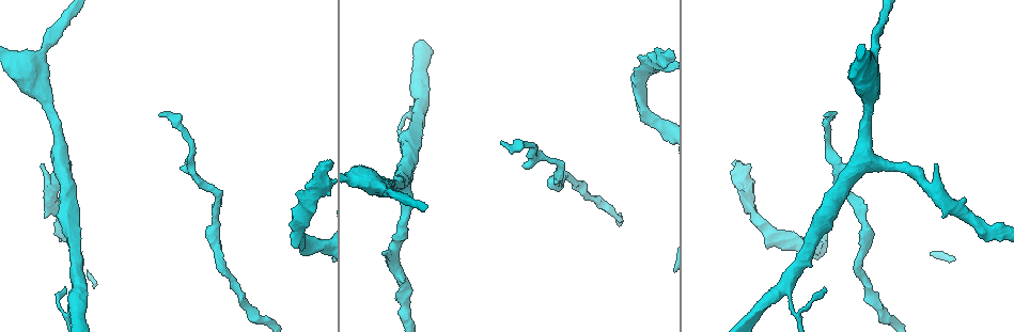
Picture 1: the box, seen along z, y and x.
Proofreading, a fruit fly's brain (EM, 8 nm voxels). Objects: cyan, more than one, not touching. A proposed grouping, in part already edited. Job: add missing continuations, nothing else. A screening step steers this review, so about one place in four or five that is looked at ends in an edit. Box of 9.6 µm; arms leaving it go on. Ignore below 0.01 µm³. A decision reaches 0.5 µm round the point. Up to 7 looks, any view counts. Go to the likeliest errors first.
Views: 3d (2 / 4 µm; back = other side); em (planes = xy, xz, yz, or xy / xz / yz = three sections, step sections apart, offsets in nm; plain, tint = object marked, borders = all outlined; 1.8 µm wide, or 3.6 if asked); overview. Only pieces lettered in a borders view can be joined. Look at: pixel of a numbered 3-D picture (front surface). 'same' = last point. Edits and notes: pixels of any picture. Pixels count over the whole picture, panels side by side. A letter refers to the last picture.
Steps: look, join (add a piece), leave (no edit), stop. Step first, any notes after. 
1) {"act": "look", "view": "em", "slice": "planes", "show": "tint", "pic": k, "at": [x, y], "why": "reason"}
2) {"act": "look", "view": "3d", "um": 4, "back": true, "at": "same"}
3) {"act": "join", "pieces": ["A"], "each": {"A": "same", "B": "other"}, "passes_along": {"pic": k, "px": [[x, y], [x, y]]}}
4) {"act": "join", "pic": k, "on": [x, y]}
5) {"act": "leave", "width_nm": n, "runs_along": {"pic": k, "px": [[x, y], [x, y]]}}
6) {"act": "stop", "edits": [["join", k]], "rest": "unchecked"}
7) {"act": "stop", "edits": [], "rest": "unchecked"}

{"act": "look", "view": "3d", "um": 4, "pic": 1, "at": [40, 165], "why": "an open end"}

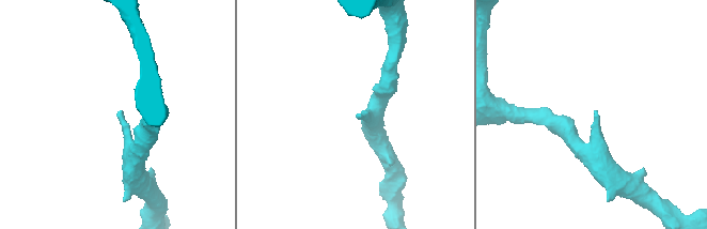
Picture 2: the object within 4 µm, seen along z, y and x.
{"act": "look", "view": "em", "slice": "xy", "step": 16, "show": "borders", "pic": 2, "at": [356, 114], "why": "shape alone is not enough"}

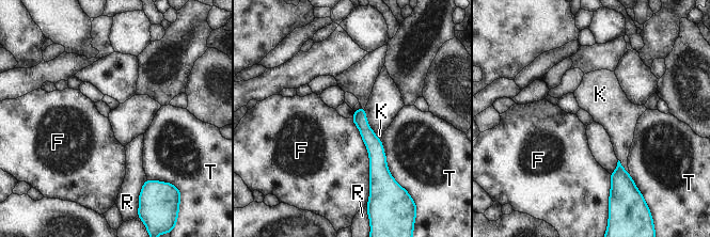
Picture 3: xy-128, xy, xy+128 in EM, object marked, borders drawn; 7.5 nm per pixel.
{"act": "look", "view": "em", "slice": "yz", "step": 4, "show": "borders", "at": "same"}

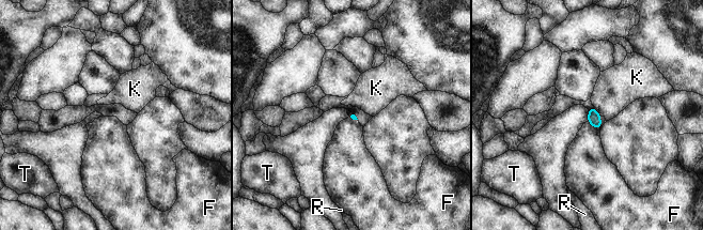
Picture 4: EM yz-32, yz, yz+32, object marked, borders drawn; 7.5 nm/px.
{"act": "leave", "each": {"F": "other", "K": "other", "R": "other", "T": "other"}, "border": {"pic": 4, "px": [[588, 121], [599, 128]]}, "found": "no lettered piece goes on from it"}

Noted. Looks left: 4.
{"act": "look", "view": "3d", "um": 4, "pic": 1, "at": [825, 116], "why": "long arm stops here"}

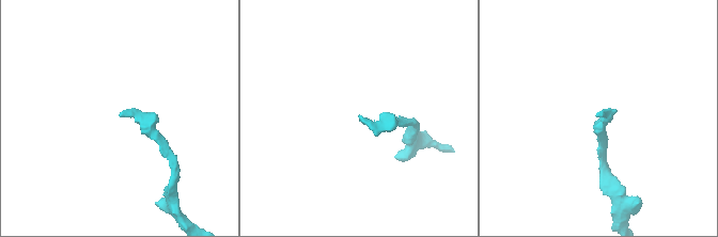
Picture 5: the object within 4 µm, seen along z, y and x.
{"act": "look", "view": "em", "um": 3.6, "slice": "planes", "show": "borders", "pic": 5, "at": [596, 115], "why": "shape alone is not enough"}

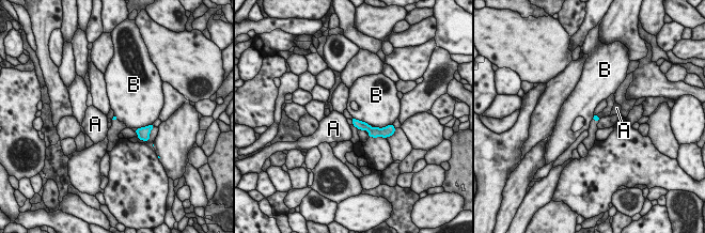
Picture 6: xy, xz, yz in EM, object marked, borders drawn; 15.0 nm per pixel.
{"act": "leave", "each": {"A": "other", "B": "other"}, "runs_along": {"pic": 6, "px": [[356, 122], [374, 133], [380, 134]]}, "found": "no lettered piece goes on from it"}

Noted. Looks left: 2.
{"act": "look", "view": "em", "slice": "xz", "step": 4, "show": "tint", "pic": 1, "at": [66, 291], "why": "thin end"}

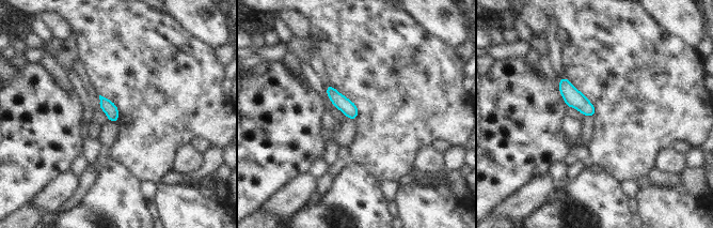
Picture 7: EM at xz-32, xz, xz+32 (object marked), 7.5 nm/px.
{"act": "look", "view": "em", "slice": "planes", "show": "borders", "at": "same"}

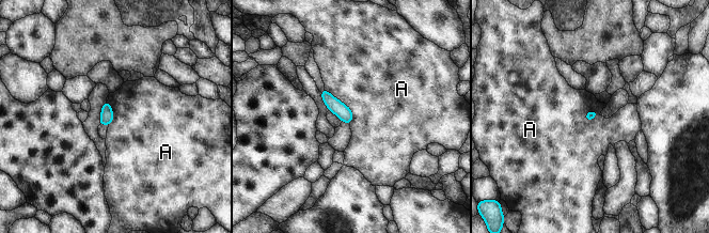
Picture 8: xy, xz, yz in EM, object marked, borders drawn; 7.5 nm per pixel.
{"act": "leave", "each": {"A": "other"}, "runs_along": {"pic": 8, "px": [[324, 93], [348, 120]]}, "found": "none of them fits"}

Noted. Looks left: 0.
{"act": "stop", "edits": [], "rest": "unchecked"}

